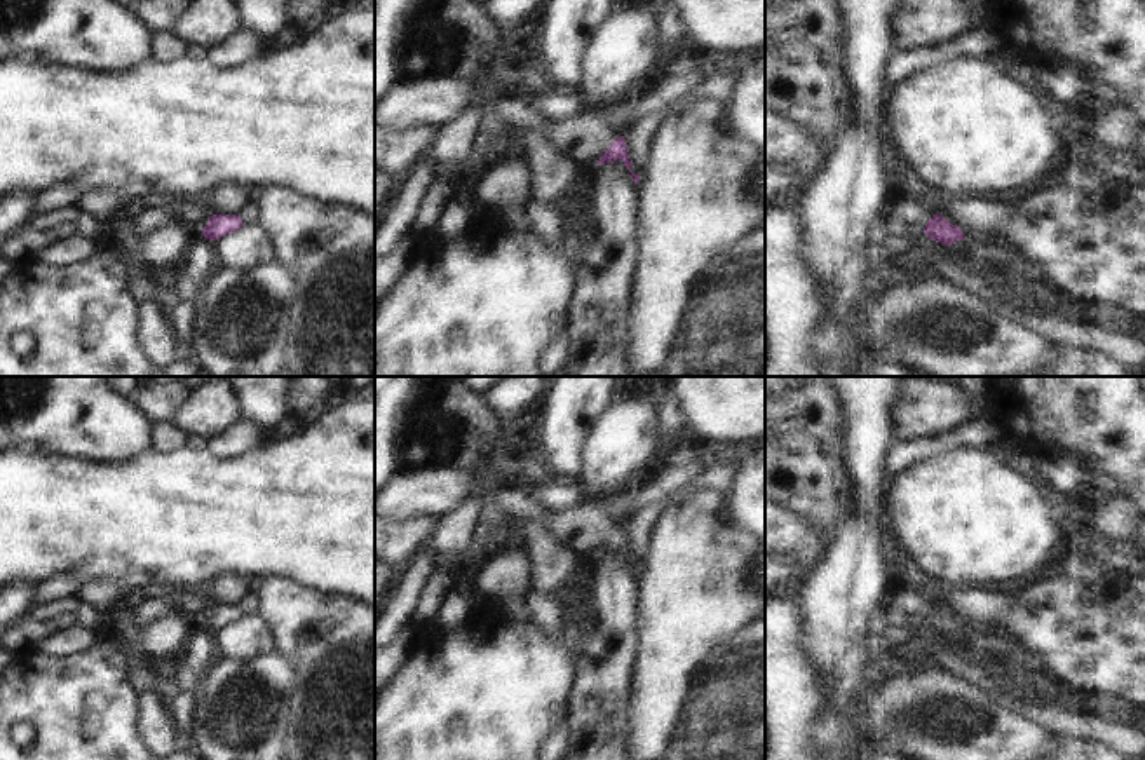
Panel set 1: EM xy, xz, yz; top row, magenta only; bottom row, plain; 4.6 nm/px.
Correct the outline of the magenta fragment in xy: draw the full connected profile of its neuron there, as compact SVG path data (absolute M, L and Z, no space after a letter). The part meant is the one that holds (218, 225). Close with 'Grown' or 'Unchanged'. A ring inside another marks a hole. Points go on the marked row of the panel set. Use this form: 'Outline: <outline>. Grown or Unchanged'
Outline: M174 200L164 206L169 220L186 227L193 235L218 241L237 232L244 223L237 214L214 214L204 200Z. Grown.

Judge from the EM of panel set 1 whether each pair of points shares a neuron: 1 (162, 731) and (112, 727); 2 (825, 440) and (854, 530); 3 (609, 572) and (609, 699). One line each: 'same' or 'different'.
1: different
2: different
3: same

